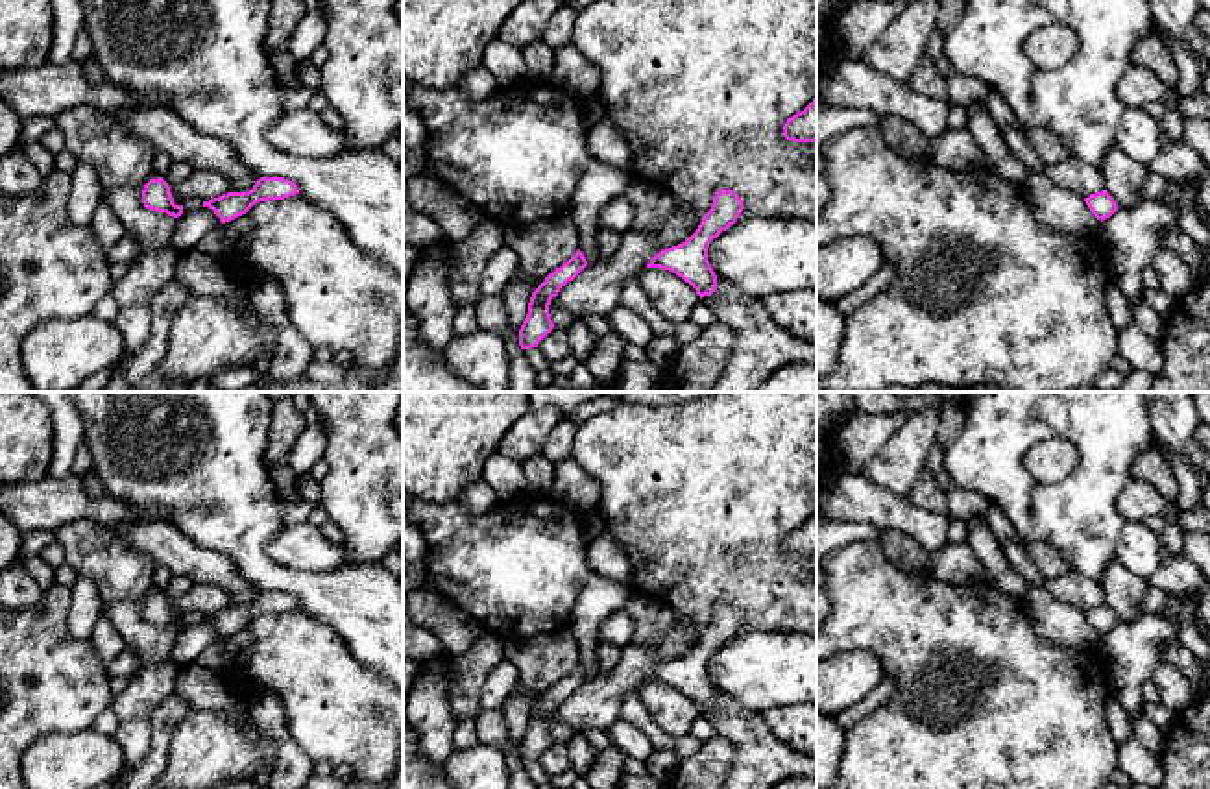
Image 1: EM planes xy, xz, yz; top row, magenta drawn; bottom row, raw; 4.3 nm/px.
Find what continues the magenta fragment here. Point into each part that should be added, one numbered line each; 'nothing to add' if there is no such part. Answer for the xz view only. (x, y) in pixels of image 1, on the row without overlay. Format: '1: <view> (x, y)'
nothing to add

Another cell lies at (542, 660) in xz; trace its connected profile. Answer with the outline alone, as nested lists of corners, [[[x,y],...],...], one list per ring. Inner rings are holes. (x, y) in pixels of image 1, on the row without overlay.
[[[562,628],[526,639],[506,639],[504,656],[517,667],[521,686],[547,691],[578,665],[578,641]]]

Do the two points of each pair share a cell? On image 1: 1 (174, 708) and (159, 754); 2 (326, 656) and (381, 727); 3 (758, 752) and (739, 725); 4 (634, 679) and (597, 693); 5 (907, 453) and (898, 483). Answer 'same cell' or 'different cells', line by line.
1: same cell
2: same cell
3: same cell
4: same cell
5: same cell

